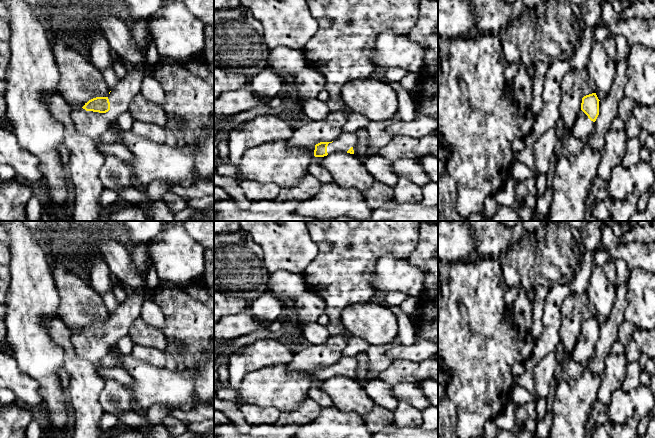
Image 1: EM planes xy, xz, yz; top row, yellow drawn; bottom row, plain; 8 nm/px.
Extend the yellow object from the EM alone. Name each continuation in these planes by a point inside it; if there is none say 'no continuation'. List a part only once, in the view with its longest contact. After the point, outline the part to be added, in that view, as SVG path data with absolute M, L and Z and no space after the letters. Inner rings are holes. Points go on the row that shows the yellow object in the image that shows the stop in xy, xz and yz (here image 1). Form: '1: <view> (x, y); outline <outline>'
1: xy (93, 124); outline M130 67L126 76L119 79L107 96L110 110L106 113L86 111L83 108L72 111L71 117L78 133L97 140L115 122L116 118L128 110L128 104L140 92L144 72Z

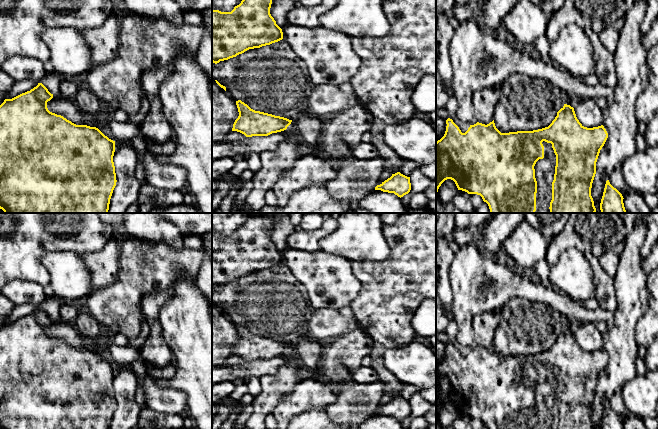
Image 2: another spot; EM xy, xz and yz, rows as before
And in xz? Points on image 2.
no continuation

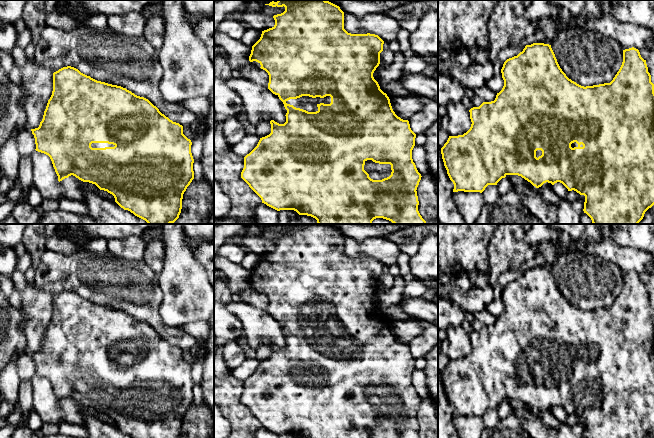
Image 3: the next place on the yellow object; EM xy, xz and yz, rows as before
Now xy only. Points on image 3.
1: xy (94, 145); outline M92 143L91 147L92 148L105 148L105 147L114 147L115 145L113 144L108 144L108 143Z

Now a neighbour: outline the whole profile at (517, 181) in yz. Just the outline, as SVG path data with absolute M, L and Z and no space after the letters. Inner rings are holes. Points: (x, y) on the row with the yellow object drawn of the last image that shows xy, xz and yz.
M506 175L506 177L516 188L518 187L529 187L529 182L518 175Z

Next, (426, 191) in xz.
M430 174L421 177L417 187L418 211L425 221L438 218L438 195L436 181Z

